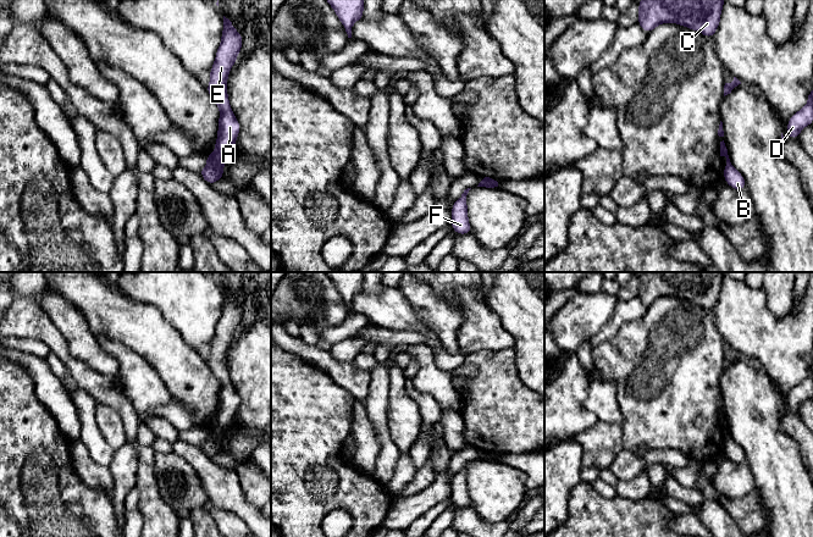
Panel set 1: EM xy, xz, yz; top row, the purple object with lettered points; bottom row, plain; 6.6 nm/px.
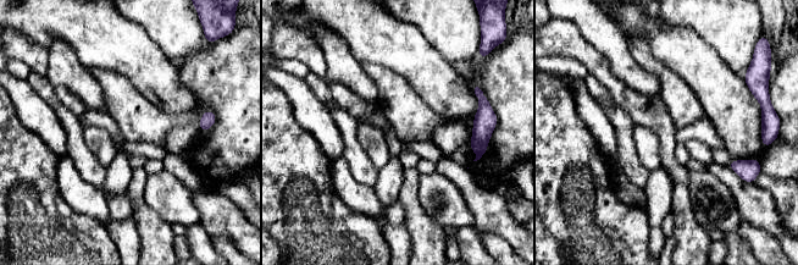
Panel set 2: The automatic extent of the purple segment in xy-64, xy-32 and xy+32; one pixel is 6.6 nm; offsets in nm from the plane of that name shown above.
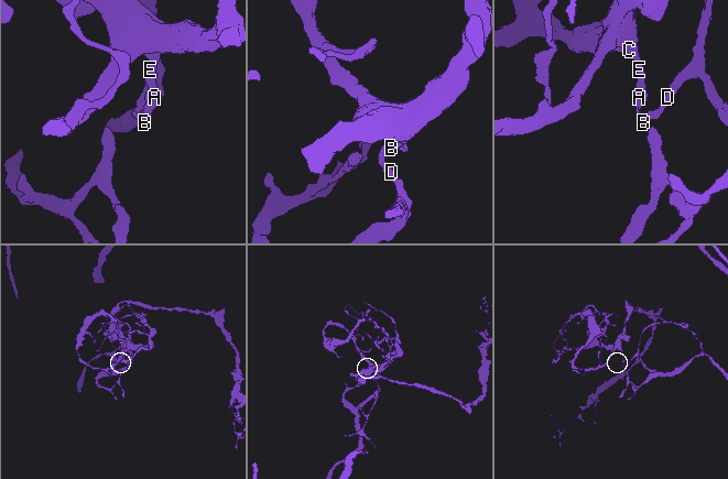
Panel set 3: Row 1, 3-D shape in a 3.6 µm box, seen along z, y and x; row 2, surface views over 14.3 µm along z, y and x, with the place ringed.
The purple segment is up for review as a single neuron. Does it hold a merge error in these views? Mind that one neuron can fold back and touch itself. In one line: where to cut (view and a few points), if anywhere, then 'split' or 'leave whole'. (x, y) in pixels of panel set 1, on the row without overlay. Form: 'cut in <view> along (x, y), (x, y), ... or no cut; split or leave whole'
cut in xy along (208, 437), (222, 439); split

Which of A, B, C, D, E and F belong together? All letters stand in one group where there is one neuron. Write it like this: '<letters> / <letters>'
A C E / B D F

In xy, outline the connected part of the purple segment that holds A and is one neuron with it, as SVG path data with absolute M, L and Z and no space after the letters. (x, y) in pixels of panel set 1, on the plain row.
M223 289L221 316L210 343L210 356L206 360L212 375L220 381L217 413L214 426L205 430L208 438L225 439L227 431L234 425L236 414L240 405L240 398L229 378L227 351L242 323L242 314L242 308Z

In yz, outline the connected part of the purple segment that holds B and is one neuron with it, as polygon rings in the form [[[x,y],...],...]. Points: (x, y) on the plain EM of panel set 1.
[[[730,437],[724,439],[724,454],[734,463],[746,463],[743,449]]]

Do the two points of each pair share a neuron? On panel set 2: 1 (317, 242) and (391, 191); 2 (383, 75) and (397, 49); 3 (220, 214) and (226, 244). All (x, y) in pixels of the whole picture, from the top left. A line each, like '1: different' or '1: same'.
1: different
2: different
3: different

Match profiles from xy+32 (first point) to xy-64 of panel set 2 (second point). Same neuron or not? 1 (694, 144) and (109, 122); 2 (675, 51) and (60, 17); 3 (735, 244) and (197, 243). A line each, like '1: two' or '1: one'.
1: one
2: one
3: one

